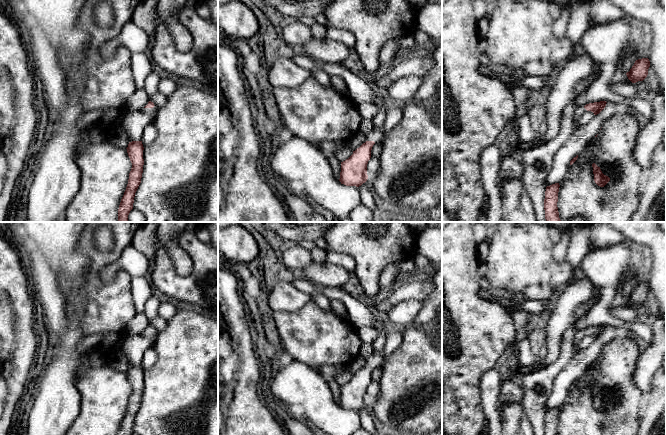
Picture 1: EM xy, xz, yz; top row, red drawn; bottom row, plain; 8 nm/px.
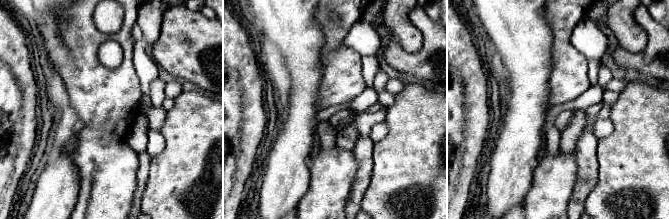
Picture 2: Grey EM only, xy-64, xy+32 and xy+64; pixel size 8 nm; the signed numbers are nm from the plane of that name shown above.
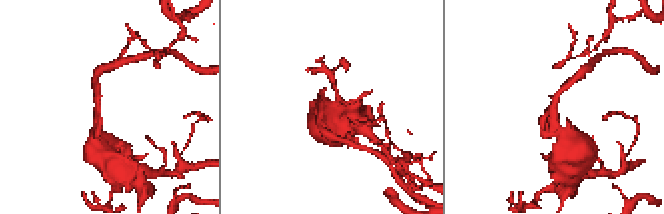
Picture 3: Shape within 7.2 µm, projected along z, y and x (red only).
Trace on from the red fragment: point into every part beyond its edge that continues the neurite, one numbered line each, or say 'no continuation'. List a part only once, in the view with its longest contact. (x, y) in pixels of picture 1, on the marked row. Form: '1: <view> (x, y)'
1: xy (154, 110)

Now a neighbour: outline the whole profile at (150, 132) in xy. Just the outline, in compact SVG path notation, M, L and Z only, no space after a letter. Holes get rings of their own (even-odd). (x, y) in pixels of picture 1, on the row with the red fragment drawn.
M154 122L147 124L142 133L141 141L143 147L146 148L147 146L151 145L154 142L154 140L157 138L157 136L158 136L158 130Z

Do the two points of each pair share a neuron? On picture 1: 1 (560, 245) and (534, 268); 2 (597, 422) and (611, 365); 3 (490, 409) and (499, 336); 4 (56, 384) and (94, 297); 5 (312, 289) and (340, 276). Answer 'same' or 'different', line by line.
1: different
2: same
3: different
4: different
5: different

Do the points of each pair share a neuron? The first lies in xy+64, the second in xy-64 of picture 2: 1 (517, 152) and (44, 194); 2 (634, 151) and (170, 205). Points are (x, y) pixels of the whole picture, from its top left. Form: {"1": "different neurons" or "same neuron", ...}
{"1": "same neuron", "2": "same neuron"}

